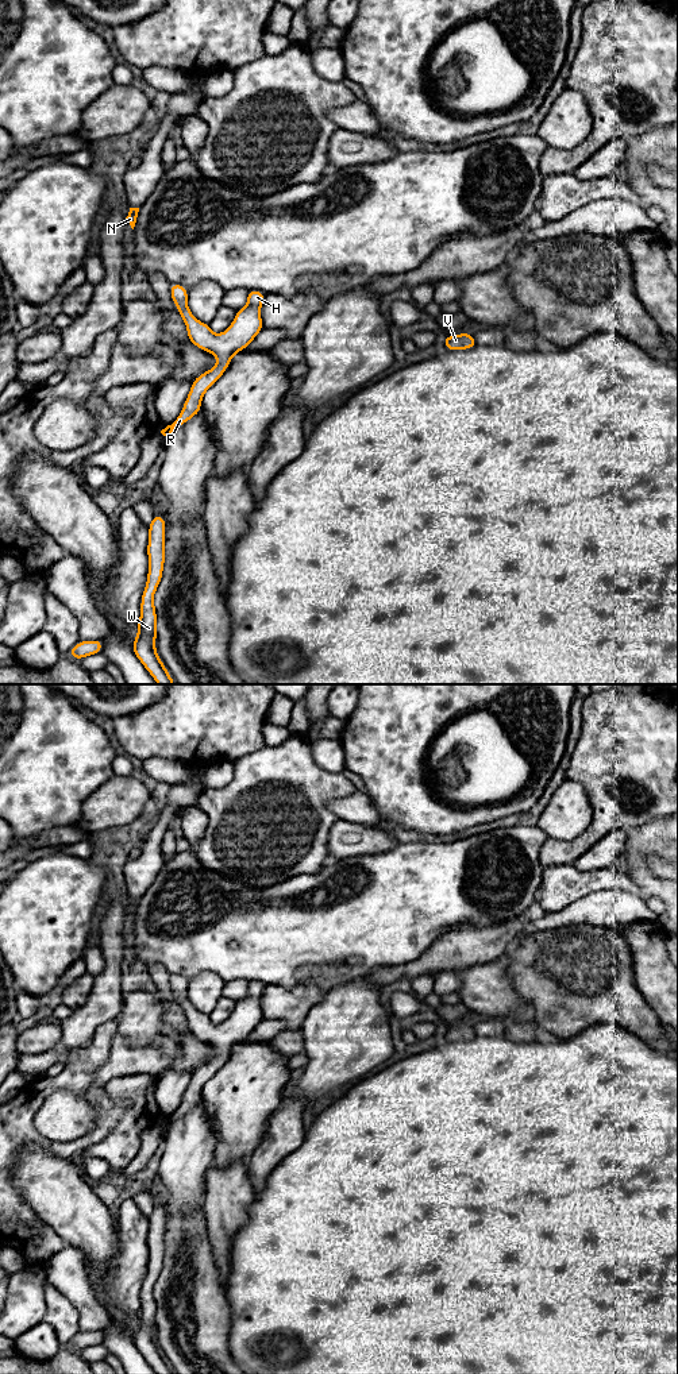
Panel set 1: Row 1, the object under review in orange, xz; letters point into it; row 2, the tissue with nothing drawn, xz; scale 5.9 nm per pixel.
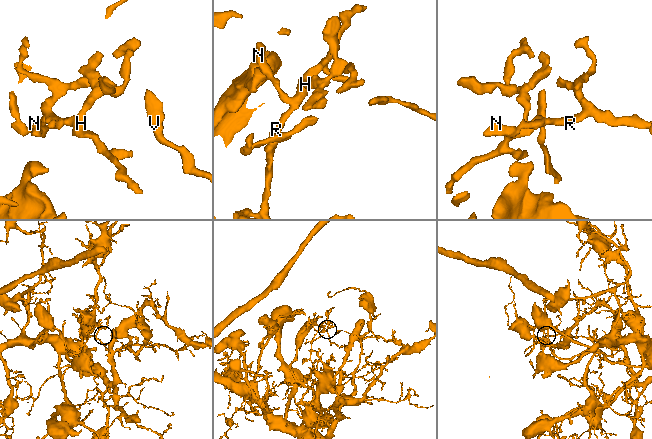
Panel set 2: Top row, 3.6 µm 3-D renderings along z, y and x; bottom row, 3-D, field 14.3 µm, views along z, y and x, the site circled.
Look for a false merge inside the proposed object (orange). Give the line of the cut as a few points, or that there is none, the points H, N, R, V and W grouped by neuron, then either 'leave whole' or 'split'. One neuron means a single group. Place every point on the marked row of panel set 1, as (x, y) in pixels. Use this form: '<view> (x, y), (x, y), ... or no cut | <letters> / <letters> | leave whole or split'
no cut | H N R V W | leave whole

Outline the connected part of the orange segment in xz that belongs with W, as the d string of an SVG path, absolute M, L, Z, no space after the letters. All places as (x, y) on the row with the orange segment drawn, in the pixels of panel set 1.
M161 514L153 516L153 520L149 525L147 582L140 599L140 617L136 622L138 636L131 647L135 656L158 684L176 684L155 649L157 610L153 599L163 574L165 532L165 518Z

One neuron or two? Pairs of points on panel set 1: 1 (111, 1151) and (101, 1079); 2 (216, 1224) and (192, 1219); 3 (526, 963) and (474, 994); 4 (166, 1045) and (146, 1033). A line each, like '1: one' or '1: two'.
1: two
2: two
3: two
4: two

